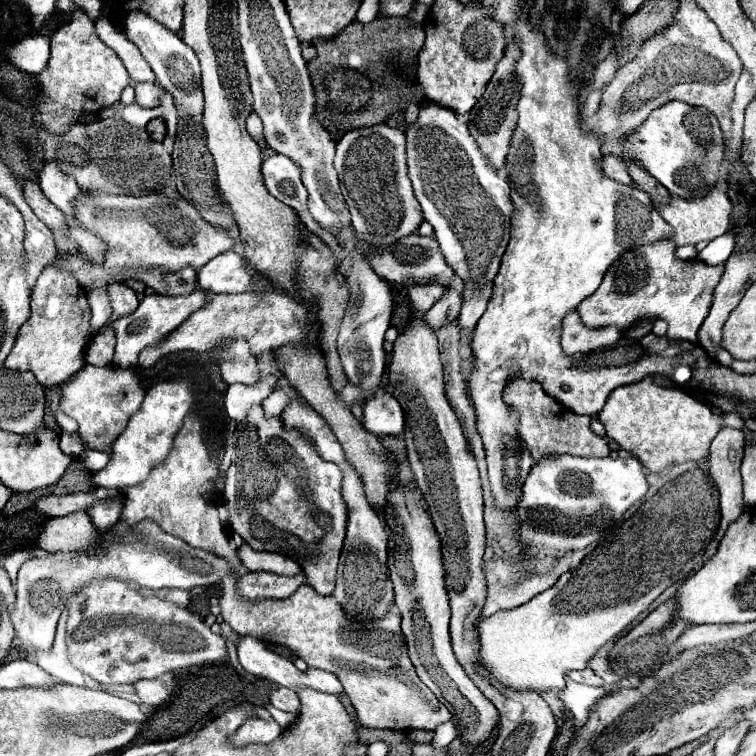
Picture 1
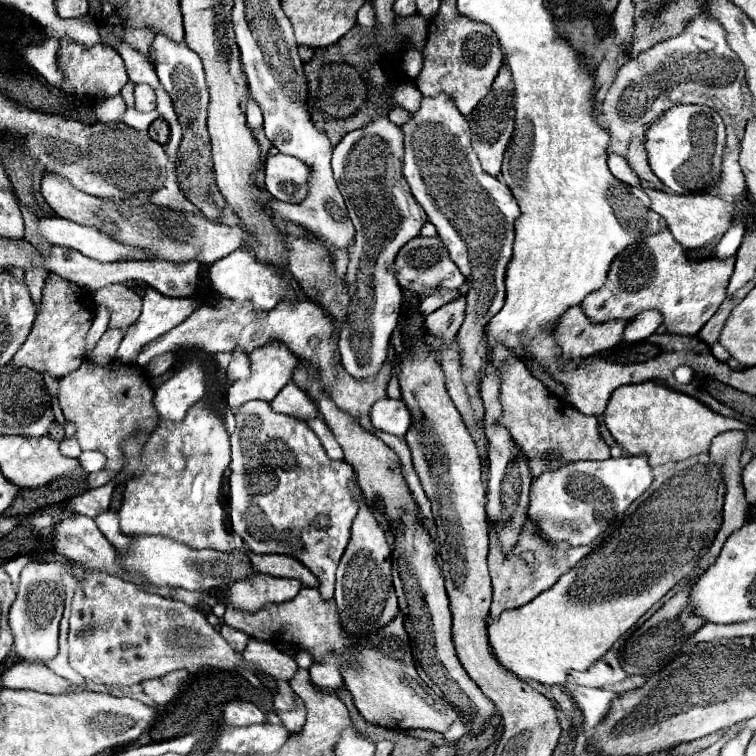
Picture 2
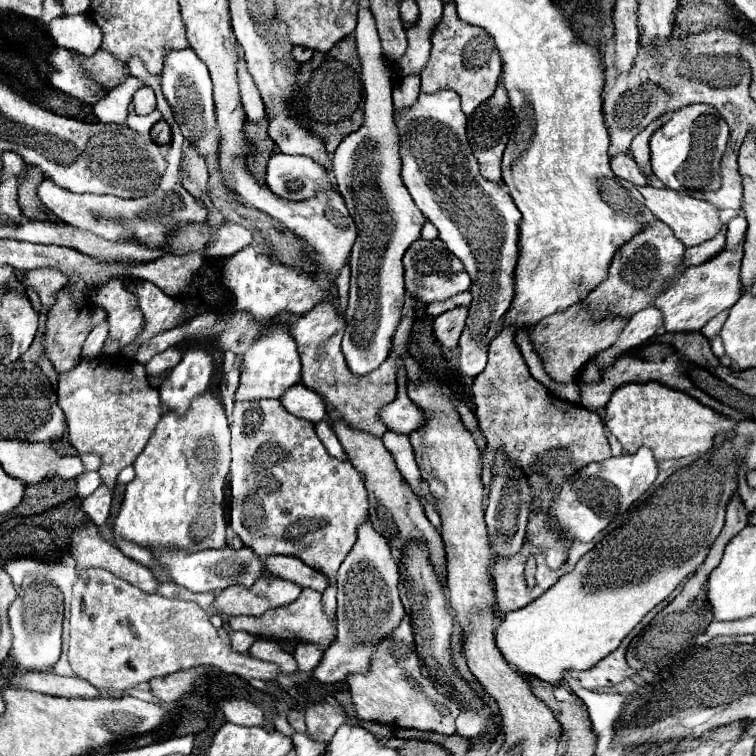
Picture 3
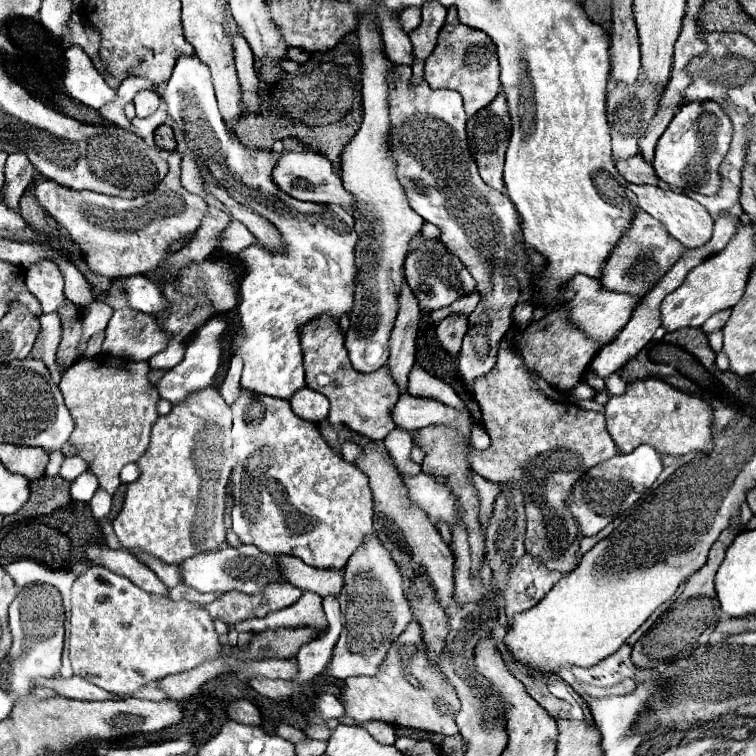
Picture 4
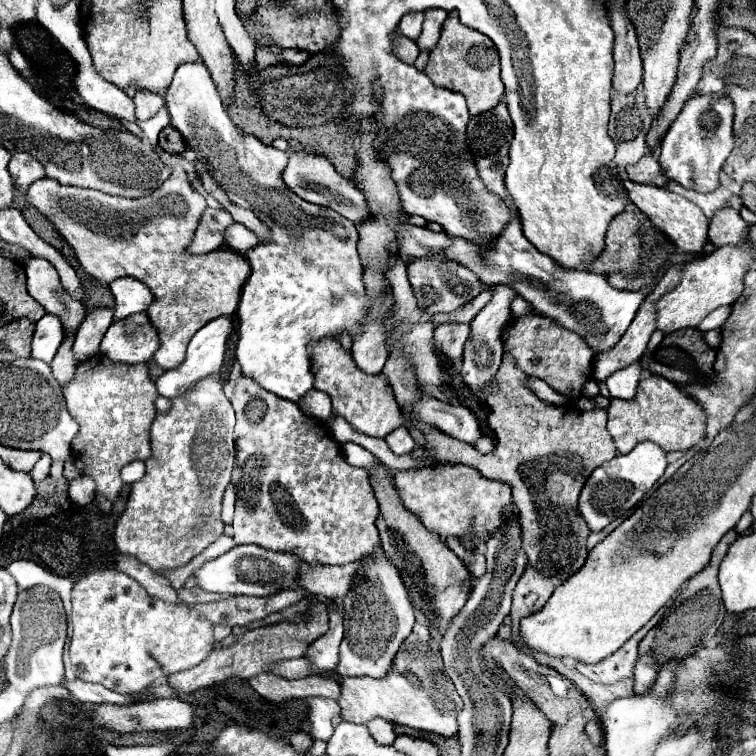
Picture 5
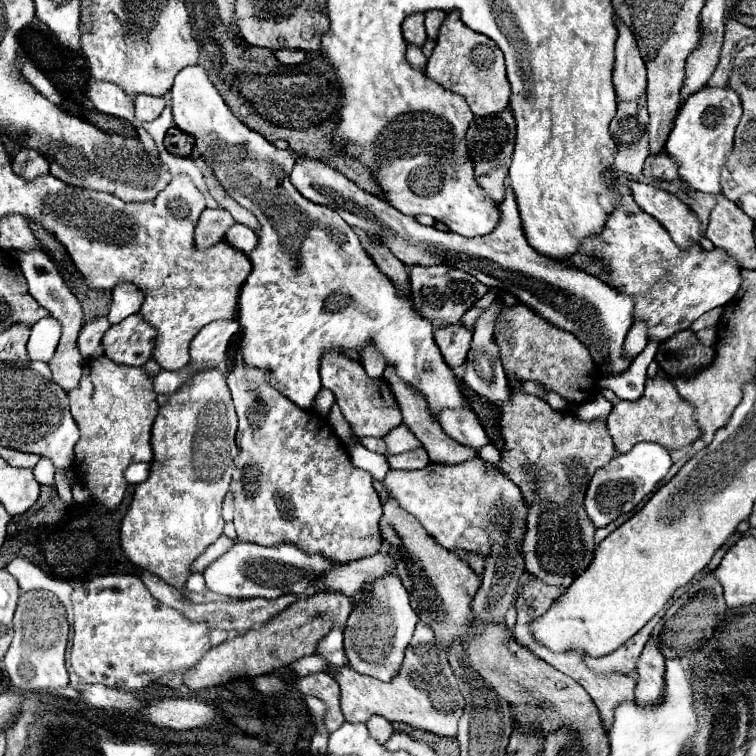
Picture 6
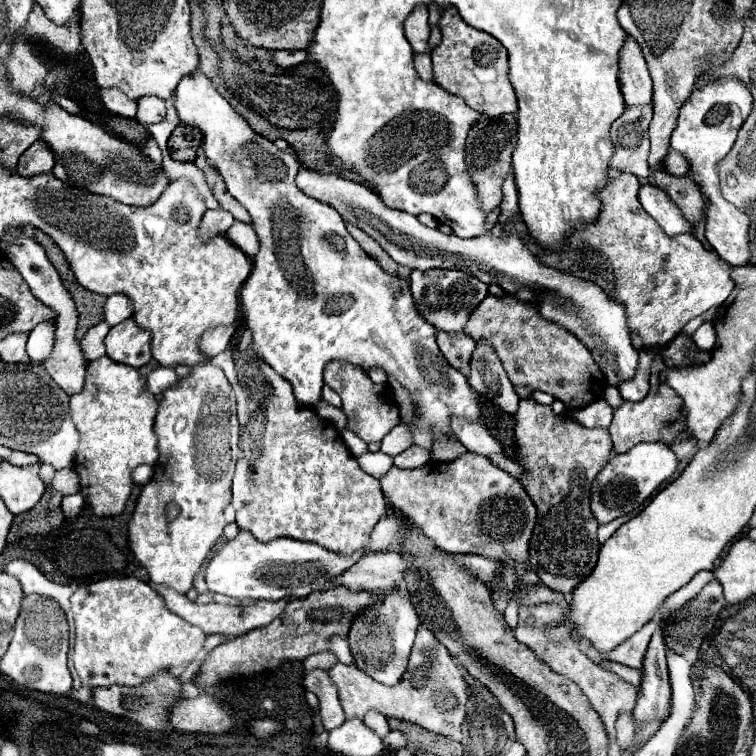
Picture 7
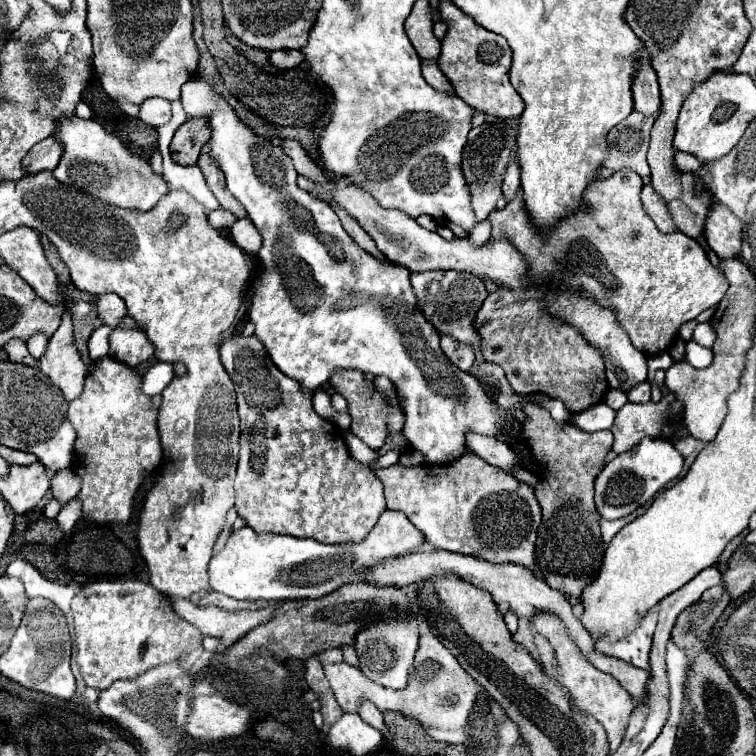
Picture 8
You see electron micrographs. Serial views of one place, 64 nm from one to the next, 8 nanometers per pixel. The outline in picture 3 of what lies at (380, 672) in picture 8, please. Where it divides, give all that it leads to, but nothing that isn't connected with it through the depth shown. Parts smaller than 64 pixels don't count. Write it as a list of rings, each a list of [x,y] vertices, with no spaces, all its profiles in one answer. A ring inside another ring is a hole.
[[[370,522],[358,528],[358,542],[338,570],[338,636],[326,650],[324,660],[314,670],[314,678],[324,684],[342,682],[348,674],[368,672],[370,660],[378,650],[380,640],[390,636],[406,616],[398,596],[398,566],[392,558],[386,540],[372,528]]]

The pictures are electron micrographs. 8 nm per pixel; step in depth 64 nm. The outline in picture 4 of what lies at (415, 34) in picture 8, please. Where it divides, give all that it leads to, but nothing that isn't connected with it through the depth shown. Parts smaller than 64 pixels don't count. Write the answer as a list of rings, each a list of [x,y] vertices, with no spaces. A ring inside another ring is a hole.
[[[408,8],[408,10],[402,10],[400,12],[400,24],[402,24],[402,30],[404,32],[416,30],[420,26],[420,20],[422,20],[420,8]]]

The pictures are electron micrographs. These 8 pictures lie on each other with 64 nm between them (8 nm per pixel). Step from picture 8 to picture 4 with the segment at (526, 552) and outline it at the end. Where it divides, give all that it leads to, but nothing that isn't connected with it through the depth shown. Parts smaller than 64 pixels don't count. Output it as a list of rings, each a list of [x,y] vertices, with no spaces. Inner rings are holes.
[[[426,472],[414,476],[406,474],[400,476],[408,488],[408,498],[412,500],[412,504],[422,508],[432,524],[444,522],[446,526],[452,528],[458,522],[456,494],[446,484],[444,476],[430,476]],[[470,472],[470,480],[472,480],[472,486],[476,488],[478,492],[478,498],[480,498],[480,524],[486,526],[488,520],[492,518],[492,504],[496,500],[496,496],[500,494],[500,484],[494,484],[490,480],[484,480],[482,476],[478,476],[476,472]]]

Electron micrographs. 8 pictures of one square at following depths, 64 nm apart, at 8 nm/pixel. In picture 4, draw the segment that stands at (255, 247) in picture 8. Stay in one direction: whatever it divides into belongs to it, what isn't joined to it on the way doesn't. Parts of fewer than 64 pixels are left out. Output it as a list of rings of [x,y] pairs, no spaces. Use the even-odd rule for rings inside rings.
[[[232,220],[228,224],[228,228],[222,232],[218,248],[220,248],[220,252],[224,252],[228,256],[238,256],[244,248],[248,248],[252,244],[256,244],[256,236],[242,222]]]

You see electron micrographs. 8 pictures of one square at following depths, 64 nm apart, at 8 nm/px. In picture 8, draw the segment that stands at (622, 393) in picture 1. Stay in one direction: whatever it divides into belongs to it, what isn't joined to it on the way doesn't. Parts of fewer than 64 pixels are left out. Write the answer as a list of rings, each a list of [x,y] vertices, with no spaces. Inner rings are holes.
[[[666,394],[660,402],[648,402],[648,404],[634,404],[626,402],[616,412],[616,422],[612,426],[614,434],[614,446],[612,450],[616,454],[628,452],[628,448],[636,446],[642,436],[650,438],[670,438],[674,434],[674,428],[680,424],[678,418],[668,418],[666,424],[666,410],[672,406],[674,394]]]

